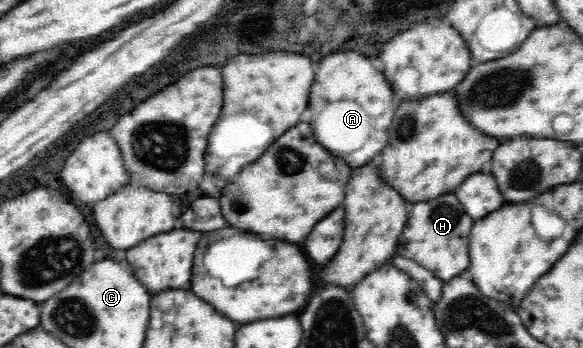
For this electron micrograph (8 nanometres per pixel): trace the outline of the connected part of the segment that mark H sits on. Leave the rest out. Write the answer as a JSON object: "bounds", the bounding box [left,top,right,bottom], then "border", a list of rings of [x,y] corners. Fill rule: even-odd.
{"bounds":[398,195,474,282],"border":[[[442,195],[430,203],[416,203],[412,205],[408,225],[400,235],[398,255],[414,259],[443,282],[450,281],[468,267],[468,235],[472,225],[474,221],[452,195]]]}

